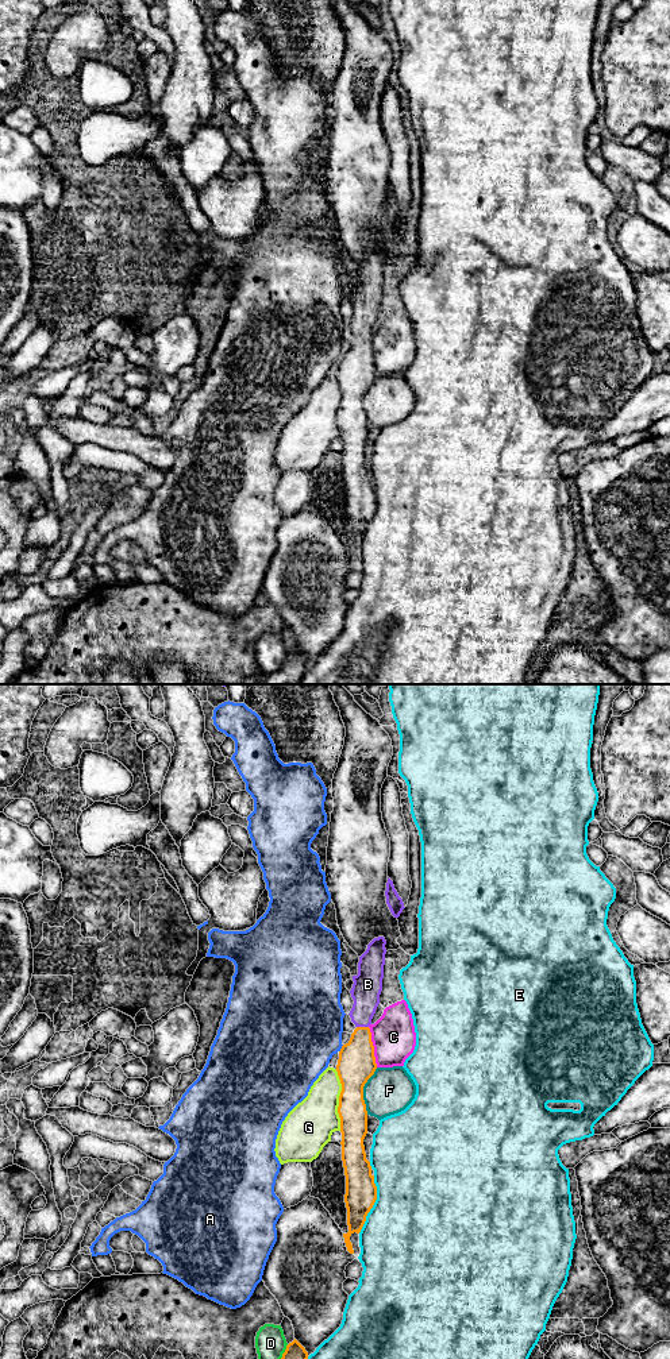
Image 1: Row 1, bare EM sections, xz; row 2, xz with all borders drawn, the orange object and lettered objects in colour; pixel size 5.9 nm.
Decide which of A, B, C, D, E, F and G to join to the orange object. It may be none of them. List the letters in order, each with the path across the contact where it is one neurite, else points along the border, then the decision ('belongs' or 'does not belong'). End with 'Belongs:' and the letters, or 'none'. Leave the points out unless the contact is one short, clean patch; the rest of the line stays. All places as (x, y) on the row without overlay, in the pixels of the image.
A: does not belong
B: way xz (357, 373), (362, 336), (366, 297); belongs
C: does not belong
D: does not belong
E: does not belong
F: border xz (377, 377), (364, 396), (366, 423); does not belong
G: border xz (335, 378), (341, 393), (338, 416), (341, 439); does not belong
Belongs: B

